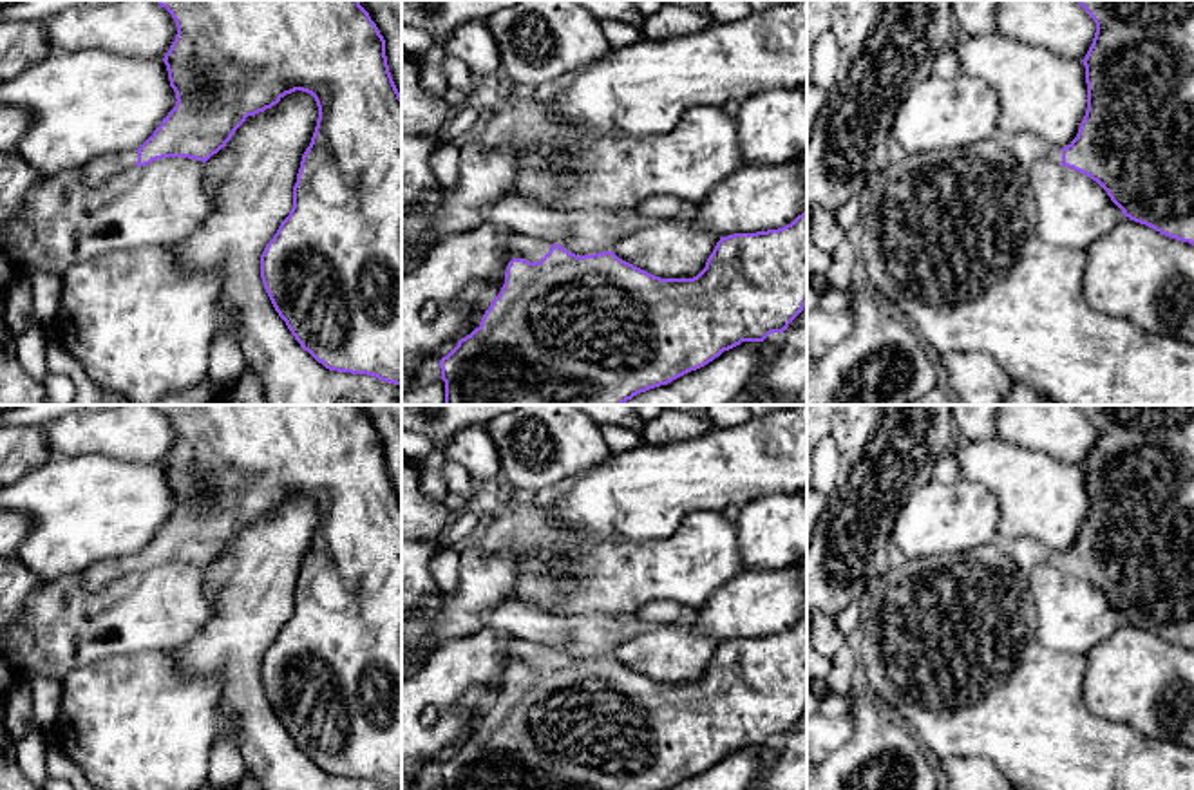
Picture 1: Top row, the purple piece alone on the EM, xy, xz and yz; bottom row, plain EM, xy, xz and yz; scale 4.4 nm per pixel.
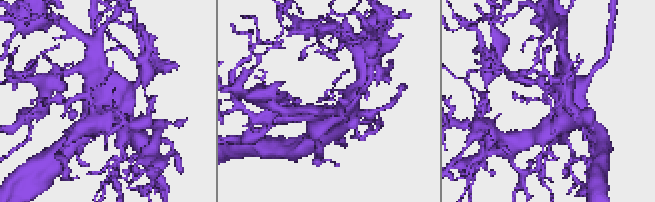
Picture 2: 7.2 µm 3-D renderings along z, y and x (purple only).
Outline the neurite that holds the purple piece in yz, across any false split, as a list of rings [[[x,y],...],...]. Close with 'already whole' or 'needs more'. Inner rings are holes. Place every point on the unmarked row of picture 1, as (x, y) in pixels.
[[[1076,405],[1094,425],[1096,437],[1085,459],[1087,515],[1067,551],[1051,551],[1047,562],[1096,586],[1134,627],[1194,651],[1194,405]]]; needs more

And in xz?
[[[807,615],[778,635],[720,642],[706,672],[693,683],[660,683],[619,663],[613,656],[579,662],[559,649],[514,636],[507,640],[505,647],[514,662],[507,671],[505,689],[485,716],[481,729],[440,765],[445,790],[668,790],[742,747],[763,747],[771,738],[783,738],[807,710]]]; needs more

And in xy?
[[[157,405],[157,409],[172,419],[177,432],[175,445],[163,463],[170,492],[175,497],[175,512],[137,555],[101,560],[87,568],[83,571],[83,588],[96,591],[112,578],[132,571],[147,571],[163,562],[188,562],[206,568],[226,551],[248,521],[271,513],[295,495],[311,499],[318,512],[317,531],[300,566],[293,591],[293,613],[261,660],[261,683],[279,721],[286,727],[300,752],[318,768],[329,776],[367,779],[402,790],[402,501],[389,477],[385,445],[376,428],[358,405]]]; needs more

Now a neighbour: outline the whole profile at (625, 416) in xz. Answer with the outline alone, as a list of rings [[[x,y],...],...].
[[[573,405],[586,412],[601,428],[624,427],[640,432],[644,421],[637,416],[635,405]]]

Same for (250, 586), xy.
[[[302,495],[248,521],[226,551],[204,568],[204,593],[212,602],[212,616],[175,651],[175,660],[185,678],[210,678],[221,687],[219,718],[224,712],[237,718],[244,770],[262,790],[396,790],[367,779],[329,776],[318,768],[279,721],[261,683],[261,660],[293,613],[293,591],[317,524],[317,506]]]

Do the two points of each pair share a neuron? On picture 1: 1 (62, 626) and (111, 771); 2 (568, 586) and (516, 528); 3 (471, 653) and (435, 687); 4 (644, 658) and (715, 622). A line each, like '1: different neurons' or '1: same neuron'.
1: different neurons
2: same neuron
3: same neuron
4: different neurons

